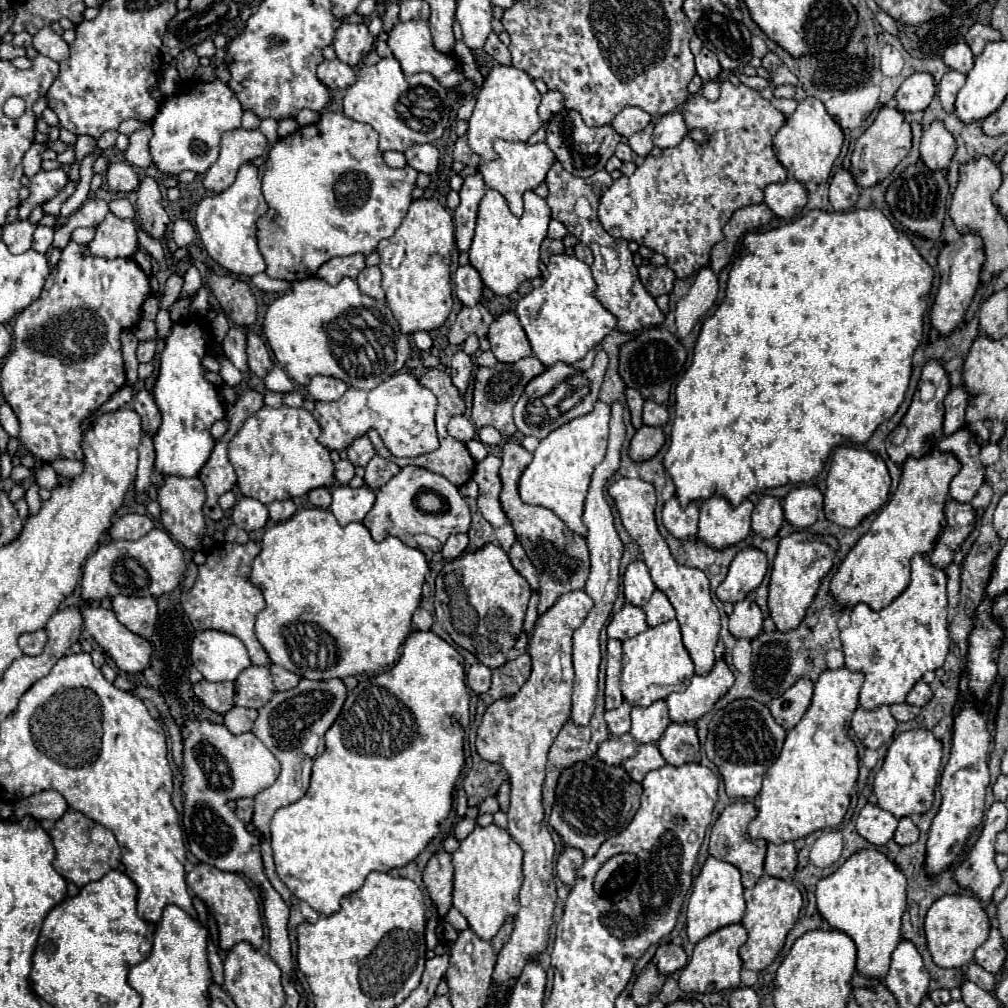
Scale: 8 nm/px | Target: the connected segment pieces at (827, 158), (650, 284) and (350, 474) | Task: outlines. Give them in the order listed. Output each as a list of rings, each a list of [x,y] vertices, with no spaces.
[[[804,98],[798,102],[798,108],[792,116],[786,118],[786,124],[774,136],[774,150],[780,164],[792,174],[798,182],[826,182],[830,178],[832,164],[840,154],[844,142],[844,132],[840,124],[826,112],[824,104],[818,98]]]
[[[642,264],[640,268],[640,280],[644,288],[650,292],[652,298],[658,298],[662,294],[670,294],[674,286],[674,272],[668,266],[652,266],[652,264]]]
[[[350,460],[336,462],[336,480],[340,484],[348,484],[354,478],[354,464]]]

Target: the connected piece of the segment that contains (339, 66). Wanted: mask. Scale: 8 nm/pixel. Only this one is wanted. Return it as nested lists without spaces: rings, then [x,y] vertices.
[[[338,58],[336,60],[324,60],[318,64],[318,80],[330,88],[330,90],[340,90],[340,88],[348,88],[352,82],[356,82],[356,74],[354,70],[340,62]]]

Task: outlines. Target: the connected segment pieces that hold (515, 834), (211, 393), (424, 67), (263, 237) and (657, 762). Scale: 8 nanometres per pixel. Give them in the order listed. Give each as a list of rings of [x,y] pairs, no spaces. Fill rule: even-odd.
[[[584,590],[566,592],[558,602],[538,618],[528,652],[532,656],[532,674],[528,682],[512,696],[492,702],[478,726],[476,750],[488,762],[500,762],[510,776],[510,808],[508,832],[524,850],[524,884],[520,888],[520,910],[514,920],[510,940],[498,954],[494,968],[494,984],[512,988],[524,964],[548,946],[548,930],[556,906],[554,880],[554,841],[544,821],[542,808],[542,782],[548,750],[556,740],[560,728],[570,718],[572,696],[572,632],[584,622],[594,602]]]
[[[176,322],[160,356],[160,376],[152,390],[154,402],[162,414],[162,424],[154,436],[154,470],[164,476],[196,476],[214,448],[210,428],[214,422],[224,418],[224,406],[218,398],[218,390],[214,384],[204,380],[204,368],[200,366],[204,344],[210,336],[212,332],[204,322]]]
[[[414,18],[414,20],[410,20],[410,22],[398,22],[398,24],[394,24],[394,28],[392,28],[390,34],[388,34],[388,46],[390,46],[392,54],[394,54],[394,58],[400,62],[402,72],[404,72],[406,76],[416,74],[416,72],[428,72],[428,74],[432,74],[444,88],[452,88],[452,86],[456,86],[458,82],[464,80],[460,62],[458,62],[454,56],[446,56],[446,54],[436,52],[434,44],[432,44],[432,36],[430,36],[430,26],[428,26],[426,20]]]
[[[322,112],[316,124],[298,128],[286,138],[280,138],[268,152],[262,176],[262,194],[270,206],[268,214],[258,222],[258,246],[268,264],[270,278],[288,282],[306,280],[316,270],[336,256],[372,254],[380,240],[394,236],[412,204],[412,190],[418,172],[412,166],[402,170],[390,168],[378,150],[378,132],[344,114]]]
[[[640,744],[638,748],[638,754],[628,758],[624,762],[624,768],[626,772],[636,780],[636,782],[642,782],[644,776],[650,772],[650,770],[656,770],[660,766],[664,766],[666,760],[662,758],[660,750],[656,744]]]

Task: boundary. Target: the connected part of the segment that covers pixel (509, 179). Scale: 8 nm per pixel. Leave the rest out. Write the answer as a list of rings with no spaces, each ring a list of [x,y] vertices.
[[[494,140],[494,150],[496,150],[498,158],[492,160],[492,162],[480,164],[480,172],[482,172],[482,176],[484,176],[486,186],[498,190],[498,192],[506,198],[512,214],[514,214],[516,218],[520,218],[520,216],[522,216],[522,194],[524,194],[526,190],[534,190],[538,184],[544,182],[544,178],[546,178],[548,170],[552,168],[556,156],[554,156],[554,152],[548,148],[546,142],[530,144],[530,142]]]

